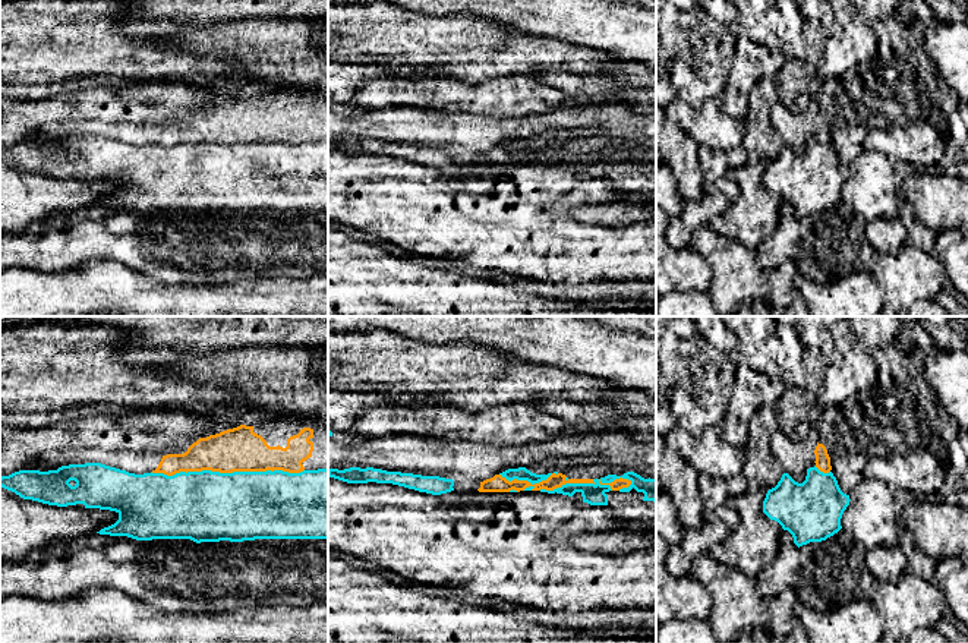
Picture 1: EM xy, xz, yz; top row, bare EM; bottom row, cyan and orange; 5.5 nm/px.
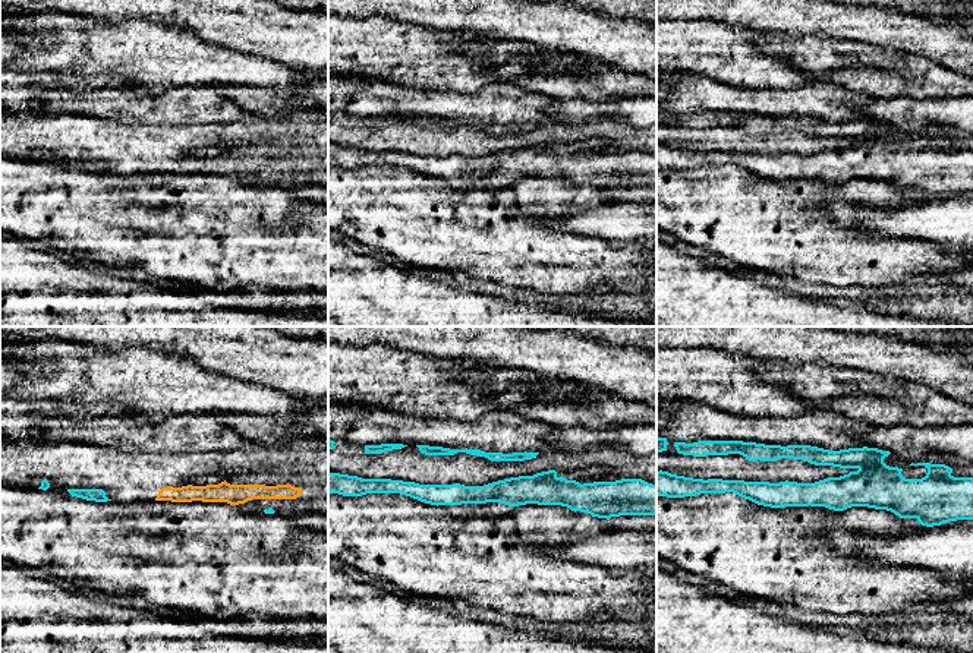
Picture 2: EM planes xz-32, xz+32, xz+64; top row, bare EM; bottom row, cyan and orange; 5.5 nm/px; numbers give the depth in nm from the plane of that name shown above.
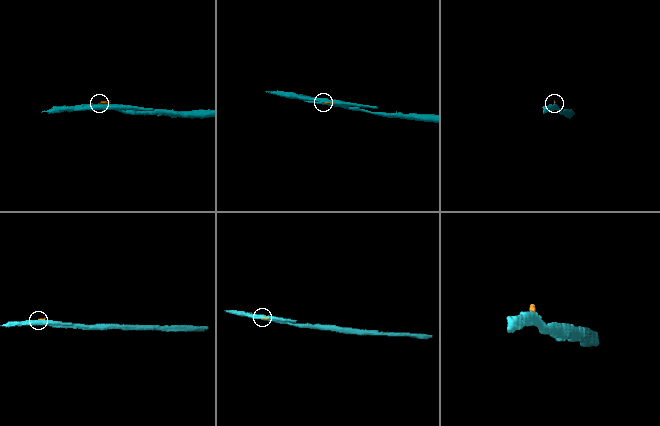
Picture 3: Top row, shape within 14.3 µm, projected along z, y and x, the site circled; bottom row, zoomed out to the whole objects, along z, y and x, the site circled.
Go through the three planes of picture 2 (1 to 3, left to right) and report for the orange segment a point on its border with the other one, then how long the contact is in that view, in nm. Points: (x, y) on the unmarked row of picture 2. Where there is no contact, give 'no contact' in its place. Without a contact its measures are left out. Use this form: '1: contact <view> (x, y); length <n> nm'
1: no contact
2: no contact
3: no contact

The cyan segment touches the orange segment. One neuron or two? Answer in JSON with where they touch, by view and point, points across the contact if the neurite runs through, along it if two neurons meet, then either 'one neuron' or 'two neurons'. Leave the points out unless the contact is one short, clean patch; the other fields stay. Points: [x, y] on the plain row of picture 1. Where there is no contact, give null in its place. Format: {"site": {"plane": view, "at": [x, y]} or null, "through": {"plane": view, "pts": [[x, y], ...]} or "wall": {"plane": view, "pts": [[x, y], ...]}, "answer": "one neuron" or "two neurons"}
{"site": {"plane": "xy", "at": [227, 145]}, "answer": "two neurons"}

